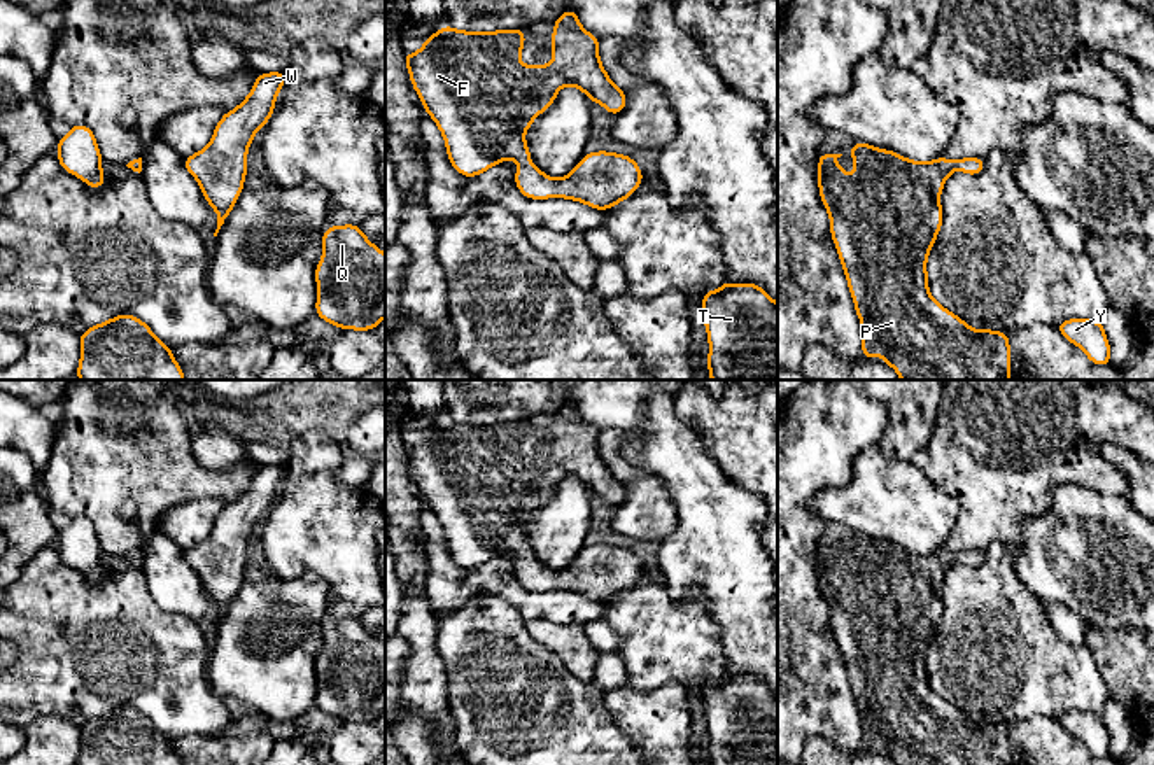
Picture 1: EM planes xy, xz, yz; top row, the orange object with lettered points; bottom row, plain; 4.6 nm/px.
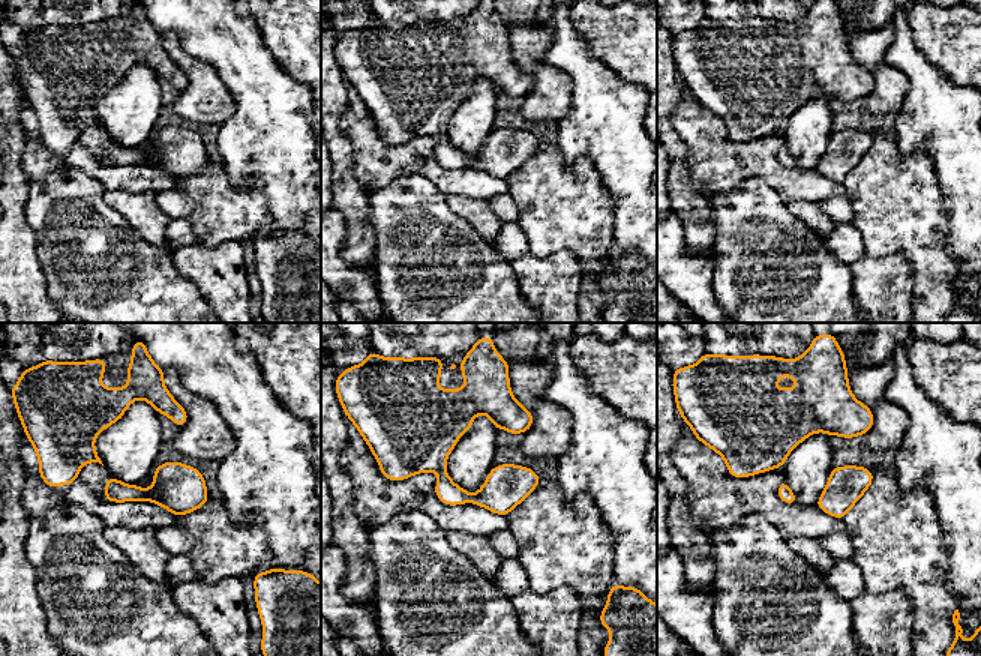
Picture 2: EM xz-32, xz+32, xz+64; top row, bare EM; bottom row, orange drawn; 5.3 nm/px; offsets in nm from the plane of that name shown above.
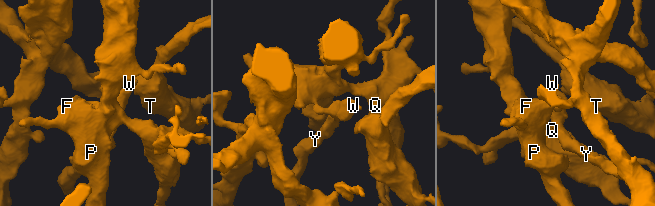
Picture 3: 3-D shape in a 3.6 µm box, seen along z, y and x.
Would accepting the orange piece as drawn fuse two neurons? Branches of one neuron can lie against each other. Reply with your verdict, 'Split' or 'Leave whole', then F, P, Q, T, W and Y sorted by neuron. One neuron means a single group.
Leave whole. Groups: F P Q T W Y

